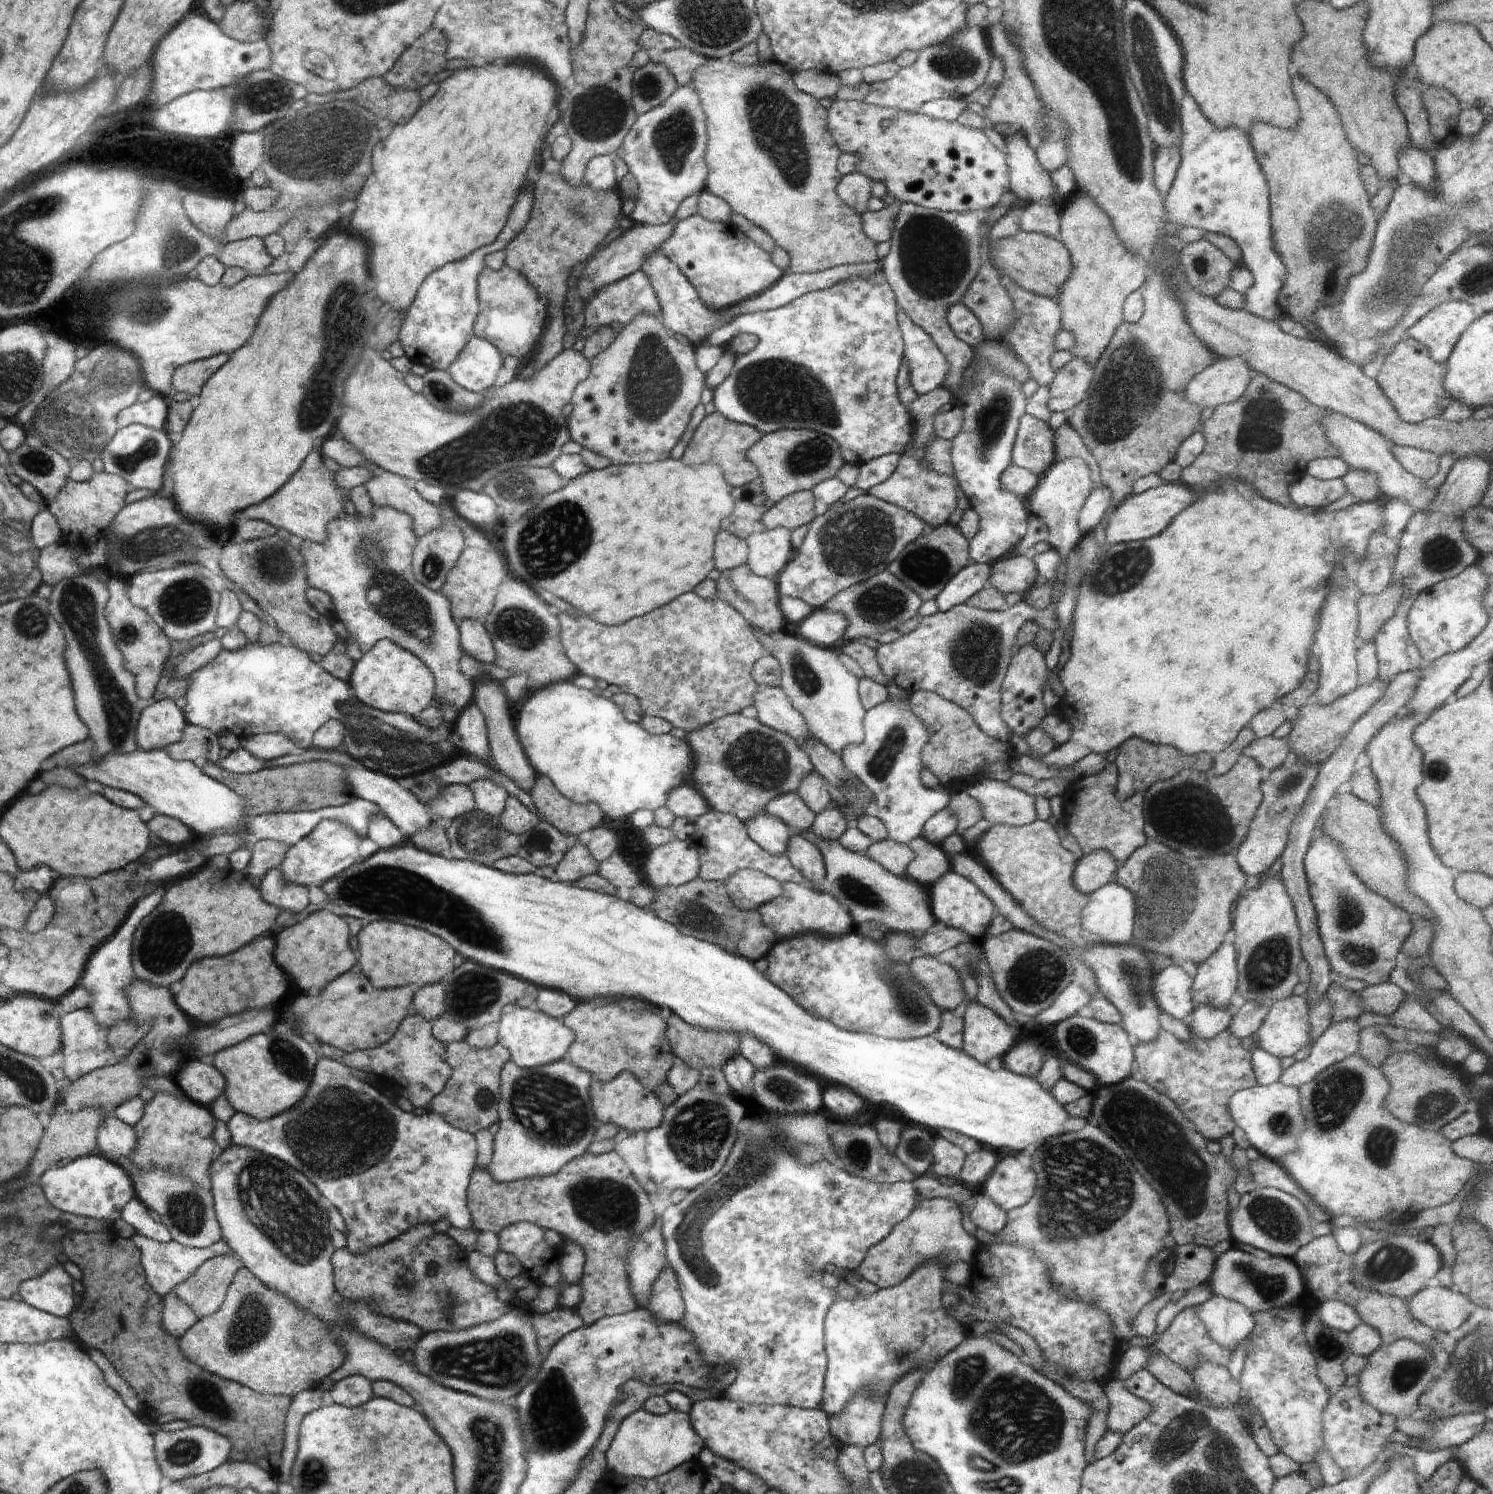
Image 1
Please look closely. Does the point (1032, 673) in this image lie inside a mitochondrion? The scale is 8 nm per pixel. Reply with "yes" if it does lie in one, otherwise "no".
no

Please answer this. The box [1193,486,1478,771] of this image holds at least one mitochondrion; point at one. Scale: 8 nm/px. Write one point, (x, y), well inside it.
(1441, 553)

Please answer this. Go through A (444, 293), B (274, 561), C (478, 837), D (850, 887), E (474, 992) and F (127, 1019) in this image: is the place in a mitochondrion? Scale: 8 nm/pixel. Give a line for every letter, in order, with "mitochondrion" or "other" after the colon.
A: other
B: mitochondrion
C: mitochondrion
D: mitochondrion
E: mitochondrion
F: other

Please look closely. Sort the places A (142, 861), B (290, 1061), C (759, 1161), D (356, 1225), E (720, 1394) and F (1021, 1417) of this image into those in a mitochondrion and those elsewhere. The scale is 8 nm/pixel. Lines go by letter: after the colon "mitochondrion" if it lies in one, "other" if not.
A: other
B: mitochondrion
C: mitochondrion
D: other
E: other
F: mitochondrion

